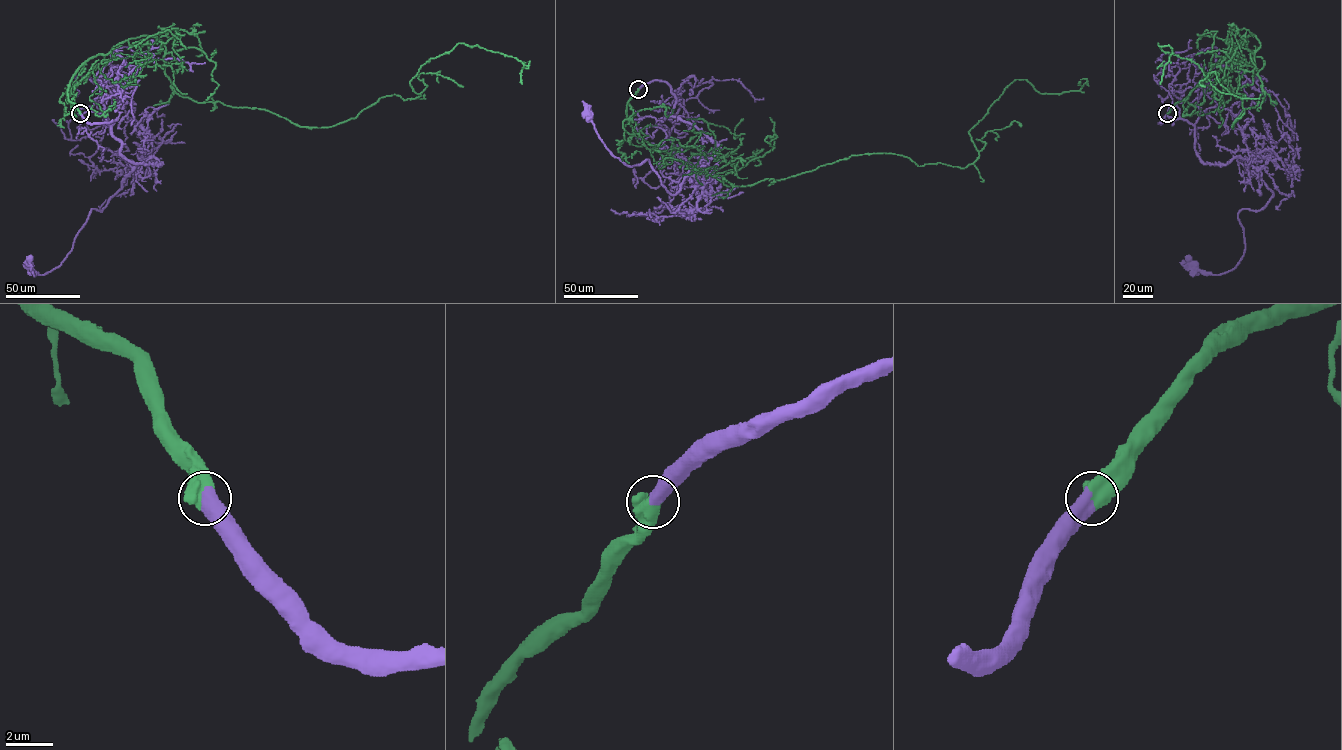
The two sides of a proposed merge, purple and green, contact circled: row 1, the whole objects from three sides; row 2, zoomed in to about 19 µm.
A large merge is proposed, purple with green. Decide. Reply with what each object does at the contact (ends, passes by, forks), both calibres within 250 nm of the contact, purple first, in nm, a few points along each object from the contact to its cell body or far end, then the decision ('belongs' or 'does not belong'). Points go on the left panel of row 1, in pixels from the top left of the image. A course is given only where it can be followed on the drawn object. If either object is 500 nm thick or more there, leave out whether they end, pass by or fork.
calibres 650 and 900 nm; course purple (80, 113), (117, 119), (120, 153), (160, 164), (143, 159), (90, 211), (59, 266), (39, 275), (29, 263); course green (80, 113), (75, 72), (141, 36), (181, 96), (303, 127), (414, 99), (458, 43), (520, 60), (522, 84); belongs

